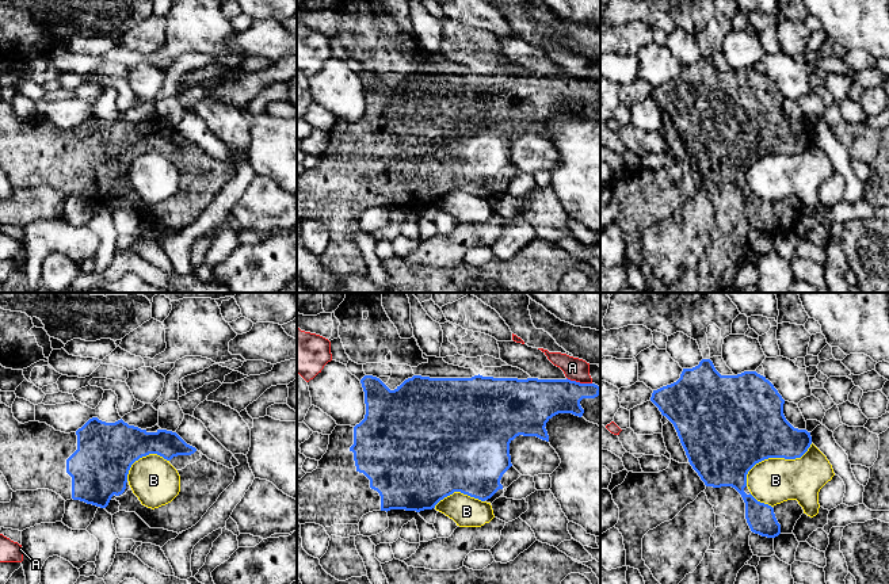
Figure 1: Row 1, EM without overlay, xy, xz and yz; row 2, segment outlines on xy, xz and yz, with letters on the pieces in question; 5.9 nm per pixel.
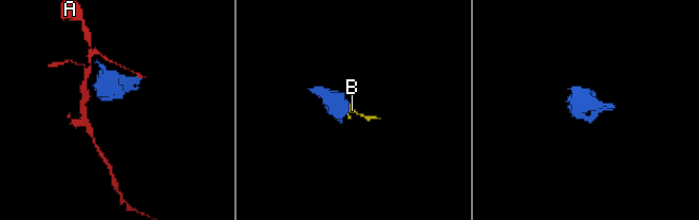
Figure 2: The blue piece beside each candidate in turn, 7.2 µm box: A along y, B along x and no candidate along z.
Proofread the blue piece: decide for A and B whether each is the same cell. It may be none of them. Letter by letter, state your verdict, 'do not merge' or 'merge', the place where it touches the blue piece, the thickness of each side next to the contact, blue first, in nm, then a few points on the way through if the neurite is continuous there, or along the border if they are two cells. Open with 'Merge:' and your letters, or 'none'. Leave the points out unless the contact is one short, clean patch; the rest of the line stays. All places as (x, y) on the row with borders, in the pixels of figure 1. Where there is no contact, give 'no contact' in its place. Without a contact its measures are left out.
Merge: none
A: do not merge; contact xz (579, 382); calibres 240 and 140 nm; border xz (567, 377), (591, 384)
B: do not merge; contact yz (774, 457); calibres 460 and 280 nm

